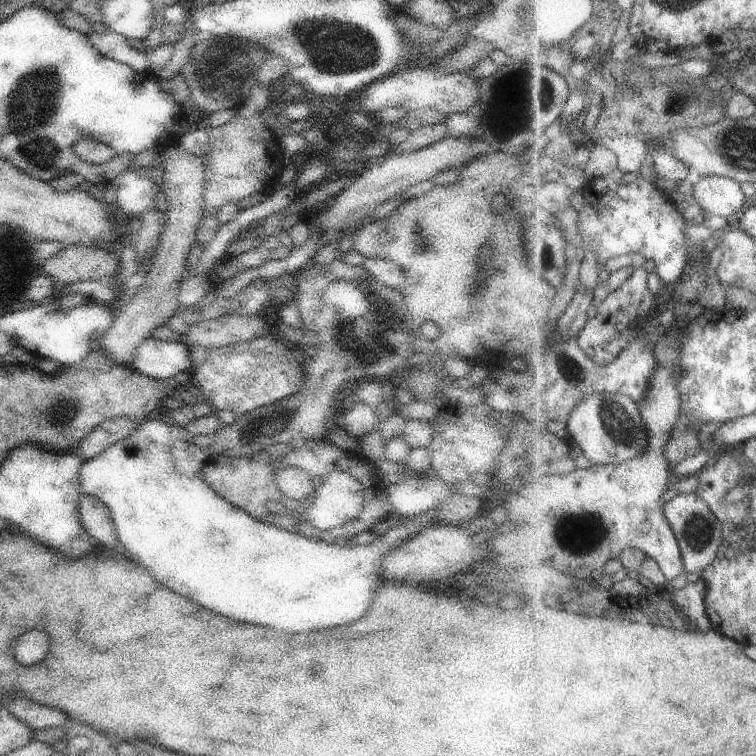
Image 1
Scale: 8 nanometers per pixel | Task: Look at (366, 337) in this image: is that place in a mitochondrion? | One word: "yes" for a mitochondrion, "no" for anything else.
yes

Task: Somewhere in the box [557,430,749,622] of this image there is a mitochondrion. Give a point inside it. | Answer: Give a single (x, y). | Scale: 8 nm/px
(698, 530)

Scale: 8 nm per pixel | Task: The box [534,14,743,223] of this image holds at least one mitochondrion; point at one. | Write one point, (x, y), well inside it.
(677, 100)

